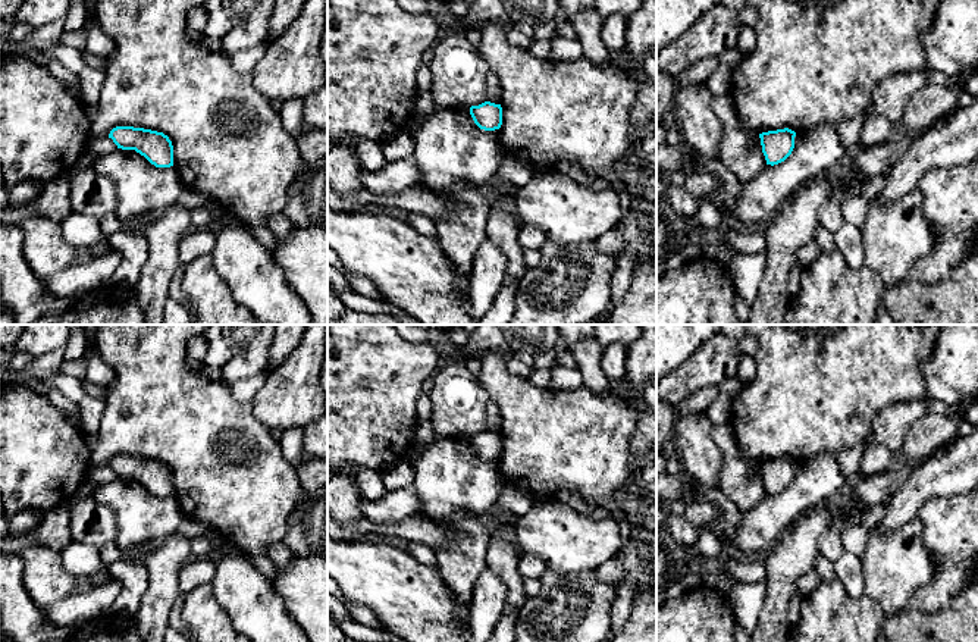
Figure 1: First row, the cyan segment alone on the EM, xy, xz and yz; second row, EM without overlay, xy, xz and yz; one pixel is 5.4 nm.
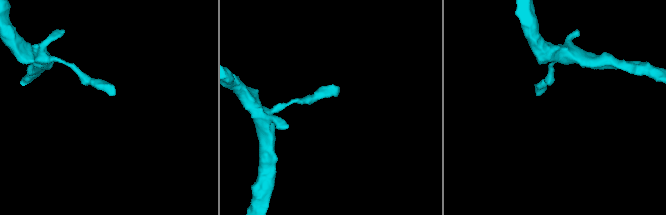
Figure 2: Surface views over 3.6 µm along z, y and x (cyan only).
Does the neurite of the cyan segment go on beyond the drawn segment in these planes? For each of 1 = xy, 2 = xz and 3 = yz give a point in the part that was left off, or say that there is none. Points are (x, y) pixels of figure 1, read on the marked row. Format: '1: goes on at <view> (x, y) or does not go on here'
1: does not go on here
2: does not go on here
3: does not go on here

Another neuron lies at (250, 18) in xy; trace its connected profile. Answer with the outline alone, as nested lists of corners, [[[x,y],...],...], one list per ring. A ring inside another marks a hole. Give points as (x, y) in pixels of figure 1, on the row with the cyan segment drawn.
[[[220,0],[232,22],[231,31],[220,38],[228,56],[261,44],[267,35],[275,0]]]

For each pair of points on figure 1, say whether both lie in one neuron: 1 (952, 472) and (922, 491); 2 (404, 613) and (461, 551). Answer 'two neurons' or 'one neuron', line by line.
1: one neuron
2: two neurons

